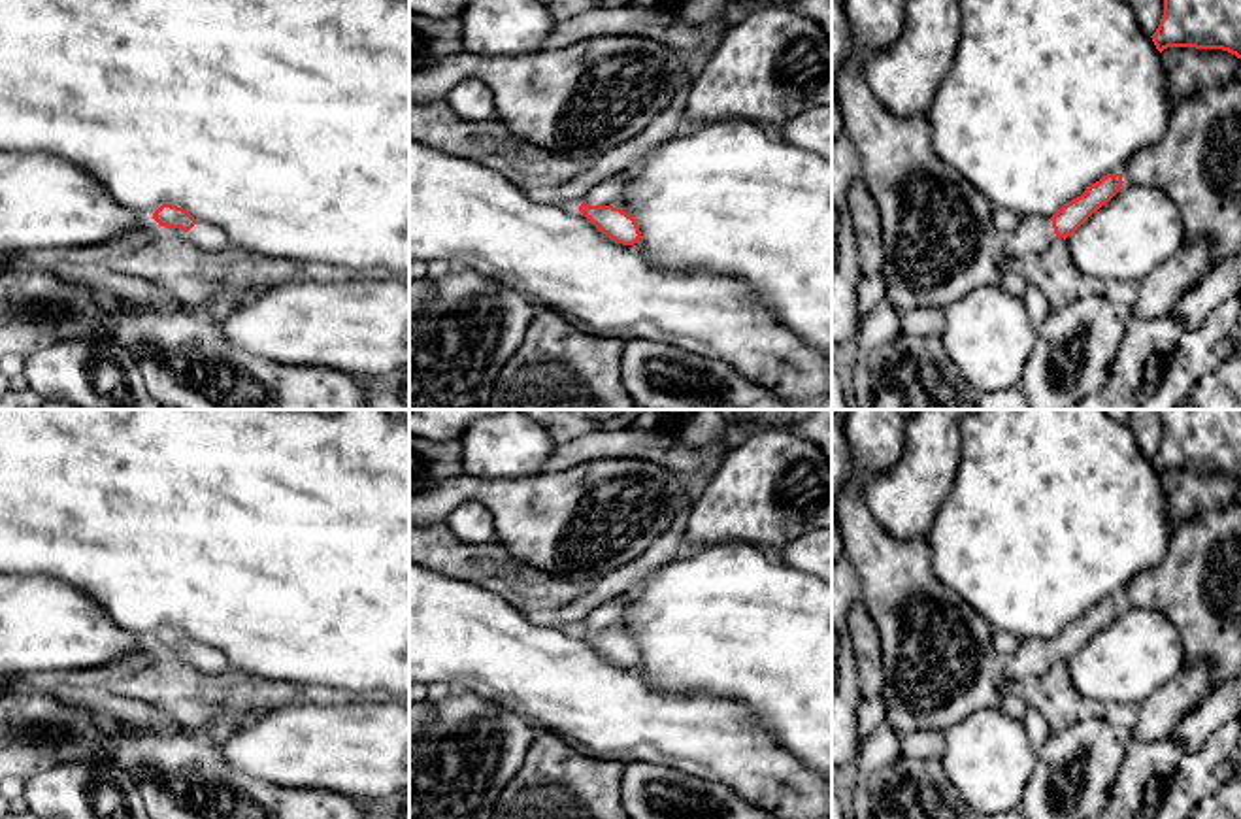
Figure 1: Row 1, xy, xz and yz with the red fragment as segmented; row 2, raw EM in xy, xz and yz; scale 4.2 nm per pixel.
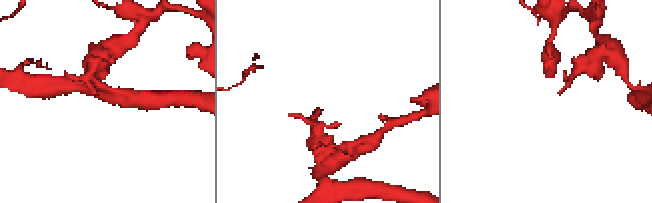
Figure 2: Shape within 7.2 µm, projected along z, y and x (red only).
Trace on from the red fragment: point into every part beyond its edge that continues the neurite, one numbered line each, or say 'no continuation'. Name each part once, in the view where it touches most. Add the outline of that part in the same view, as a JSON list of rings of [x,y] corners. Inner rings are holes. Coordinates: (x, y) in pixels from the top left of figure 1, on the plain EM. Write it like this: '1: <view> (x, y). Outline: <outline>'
1: xz (612, 614). Outline: [[[645,581],[636,585],[632,591],[604,602],[587,617],[585,625],[590,628],[622,630],[626,627],[626,608],[643,593],[643,589]]]

